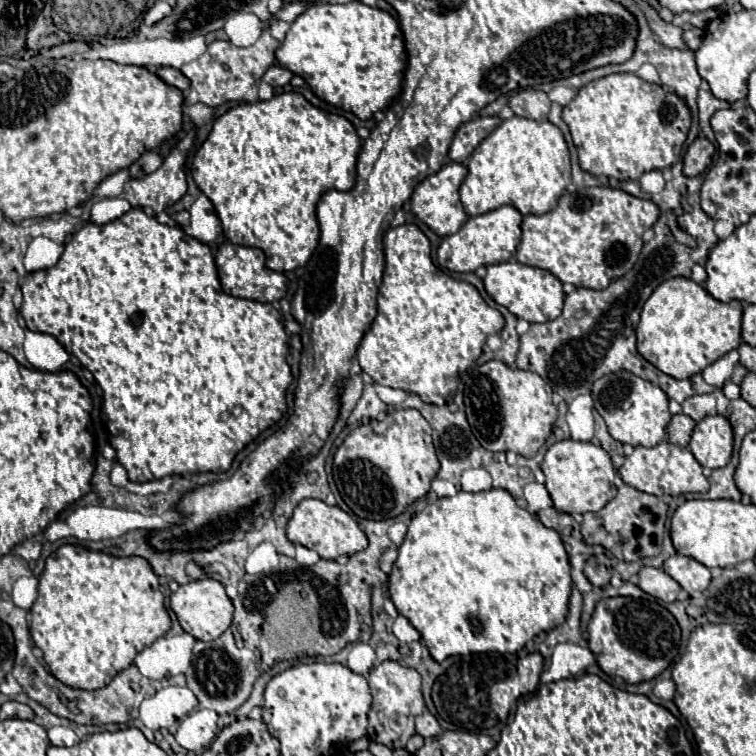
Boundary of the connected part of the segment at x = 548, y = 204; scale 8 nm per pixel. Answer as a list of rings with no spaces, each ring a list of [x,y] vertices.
[[[512,117],[502,121],[470,155],[468,159],[468,175],[464,183],[460,185],[460,201],[464,205],[466,215],[482,215],[492,209],[498,209],[502,205],[516,207],[522,215],[542,215],[556,207],[558,197],[570,183],[570,153],[566,147],[566,141],[562,137],[562,131],[552,125],[550,121],[532,121],[524,117]]]

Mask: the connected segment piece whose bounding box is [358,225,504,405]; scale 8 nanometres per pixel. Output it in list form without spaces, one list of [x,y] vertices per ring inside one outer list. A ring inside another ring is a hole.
[[[416,225],[388,229],[382,245],[386,265],[378,293],[378,315],[358,345],[358,363],[374,383],[416,393],[428,405],[444,405],[456,392],[458,384],[452,384],[453,379],[460,377],[482,355],[484,343],[490,335],[502,331],[504,317],[500,311],[488,307],[472,285],[454,281],[432,263],[430,241]]]

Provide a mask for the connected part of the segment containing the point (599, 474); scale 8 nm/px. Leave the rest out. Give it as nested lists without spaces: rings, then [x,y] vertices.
[[[572,439],[556,441],[552,447],[548,447],[544,461],[542,461],[542,473],[546,475],[546,489],[554,501],[554,509],[574,515],[574,513],[586,513],[586,511],[600,511],[614,495],[616,495],[616,471],[612,467],[610,455],[596,443],[580,443]]]

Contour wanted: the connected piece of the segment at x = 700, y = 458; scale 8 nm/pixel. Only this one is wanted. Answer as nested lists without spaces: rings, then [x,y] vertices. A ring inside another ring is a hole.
[[[714,415],[696,423],[690,439],[690,451],[702,467],[718,469],[730,461],[732,443],[734,435],[730,423],[724,417]]]

